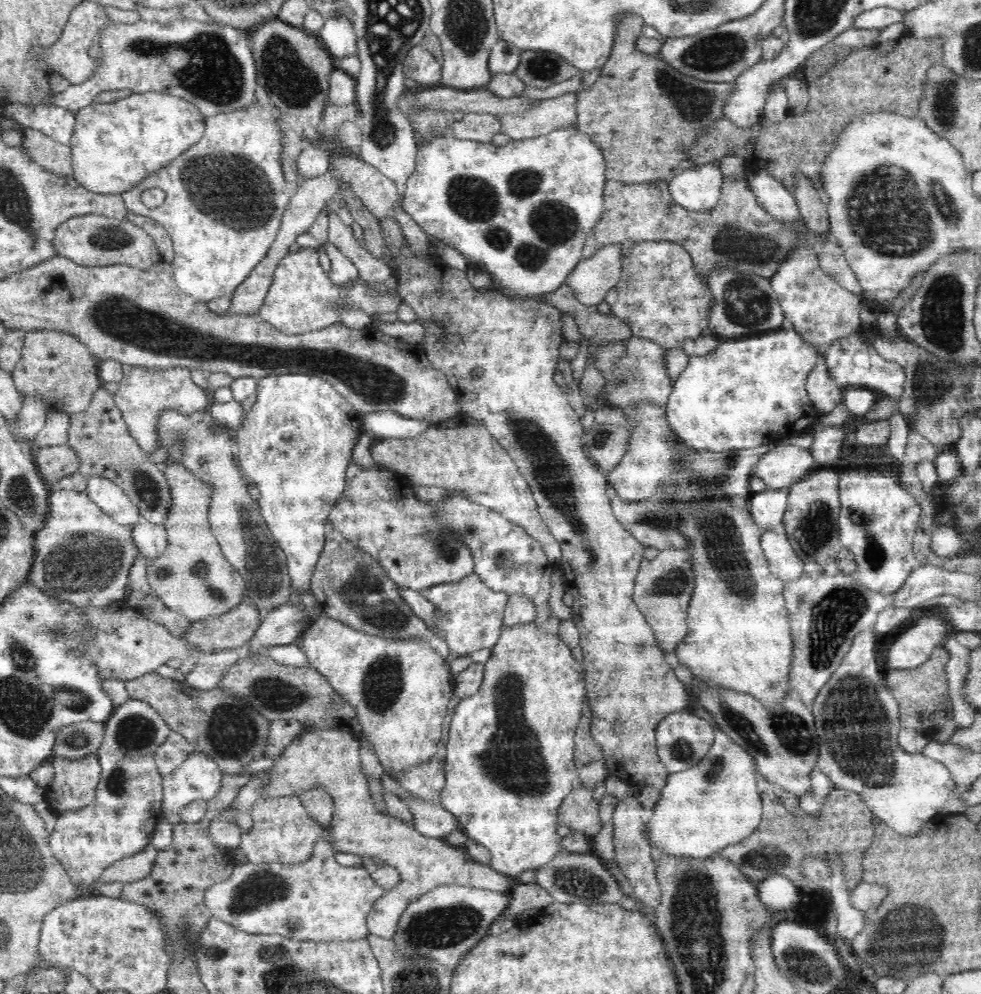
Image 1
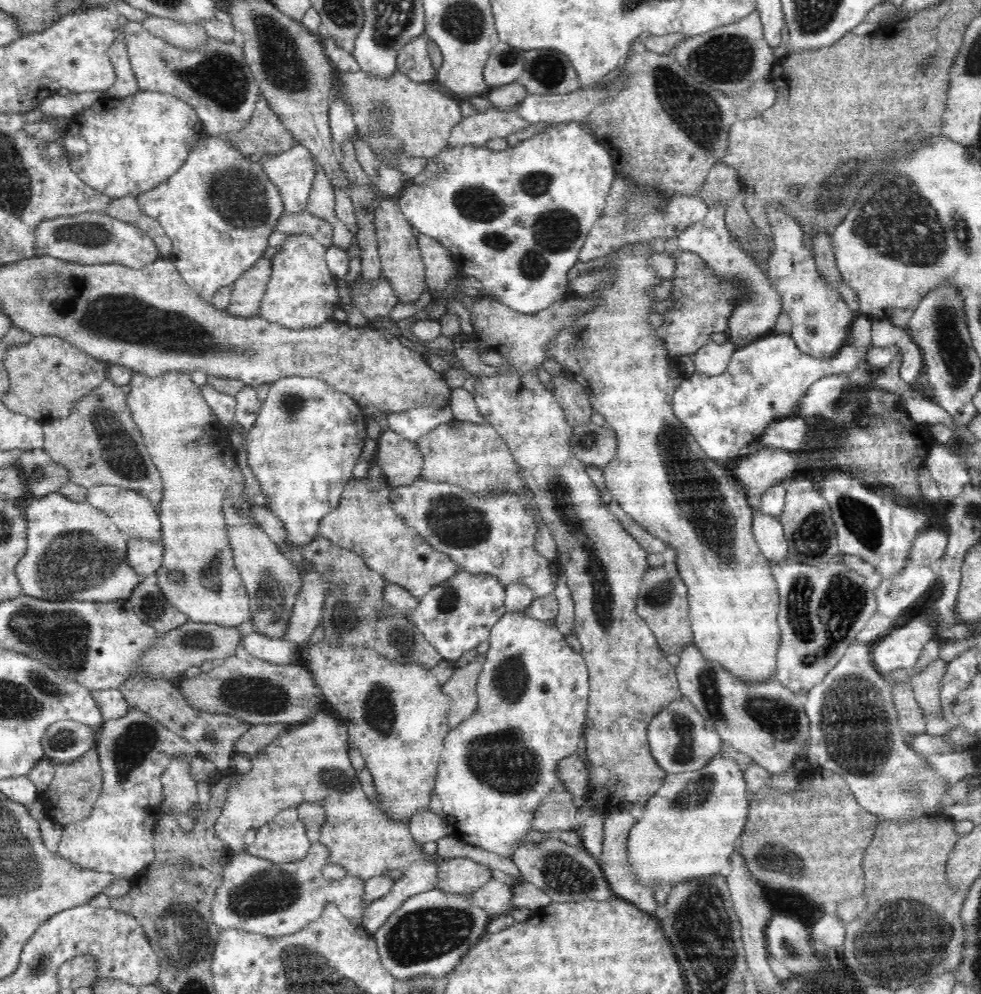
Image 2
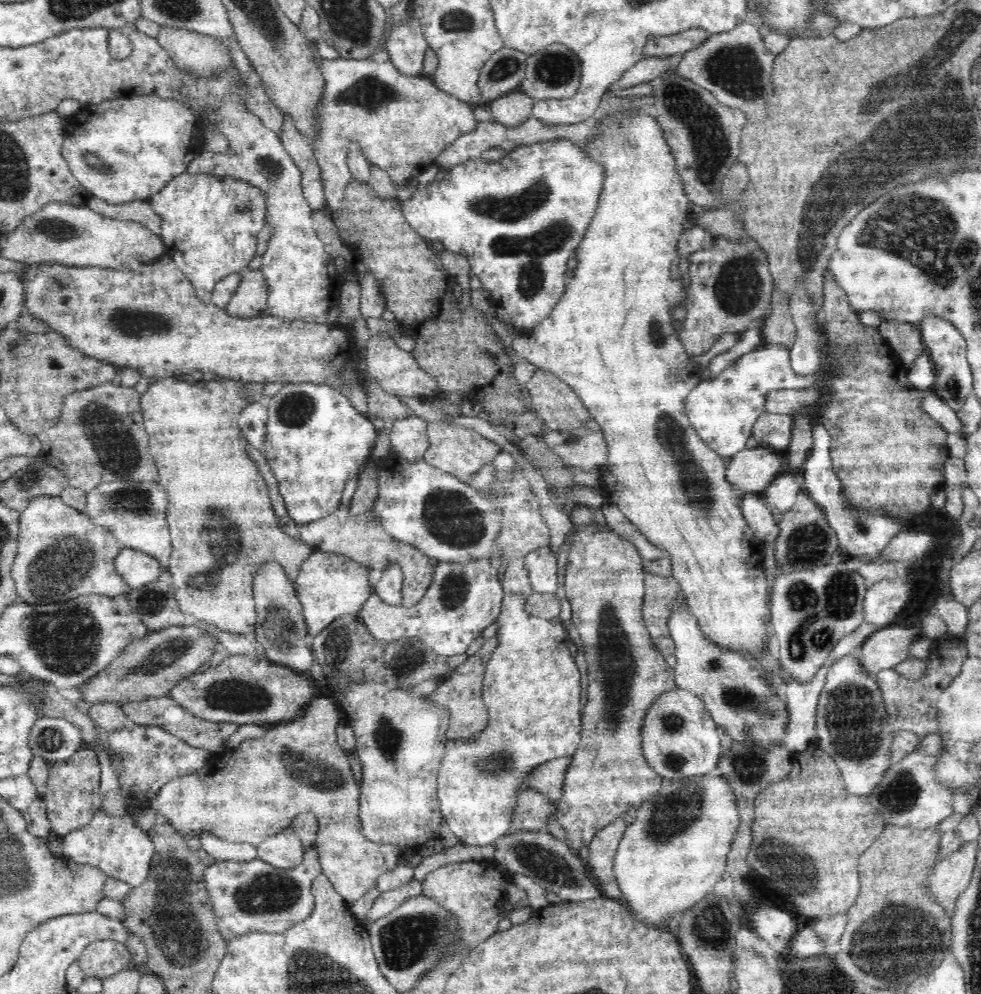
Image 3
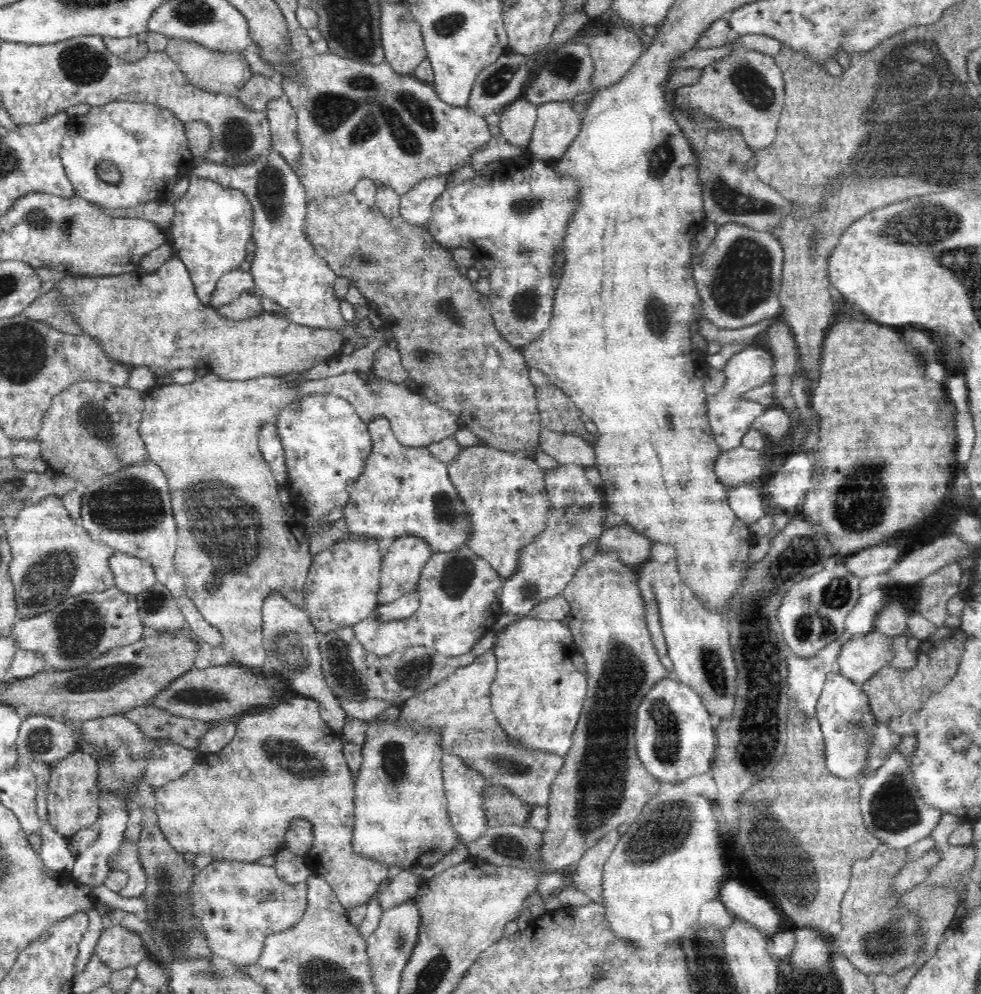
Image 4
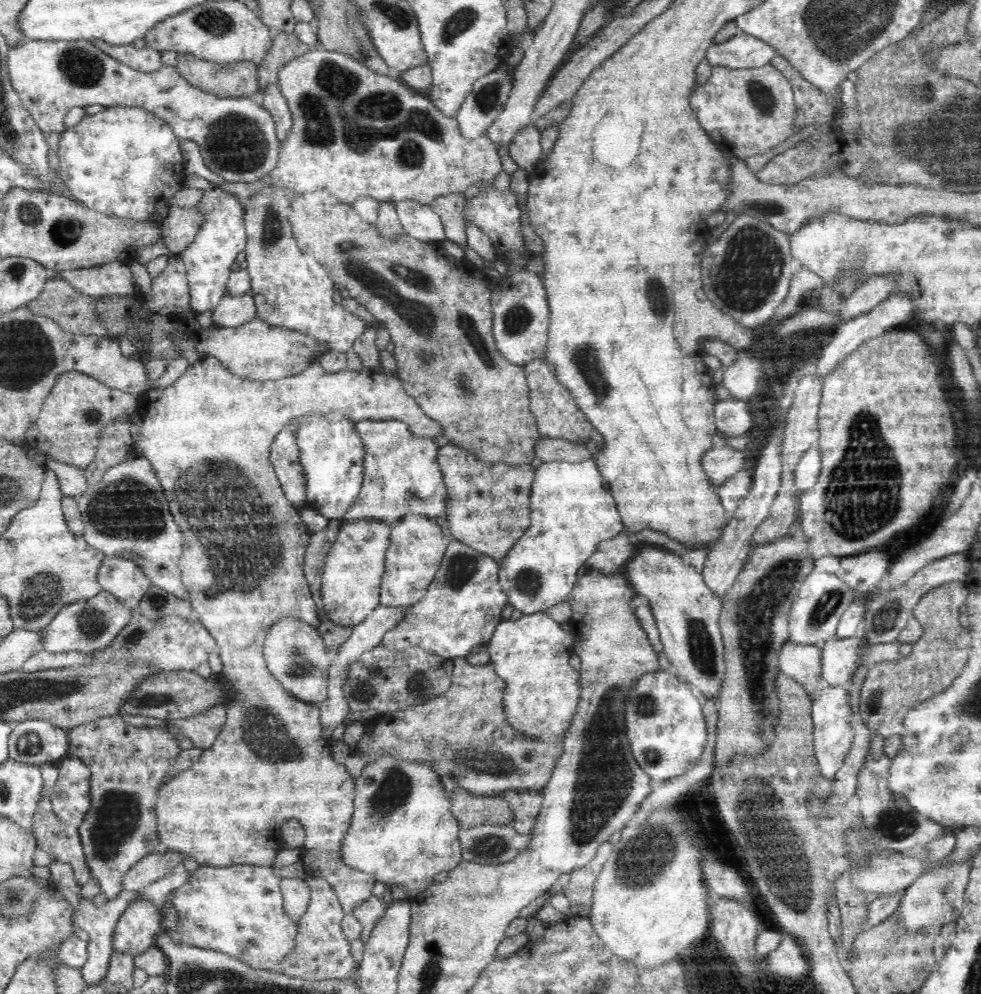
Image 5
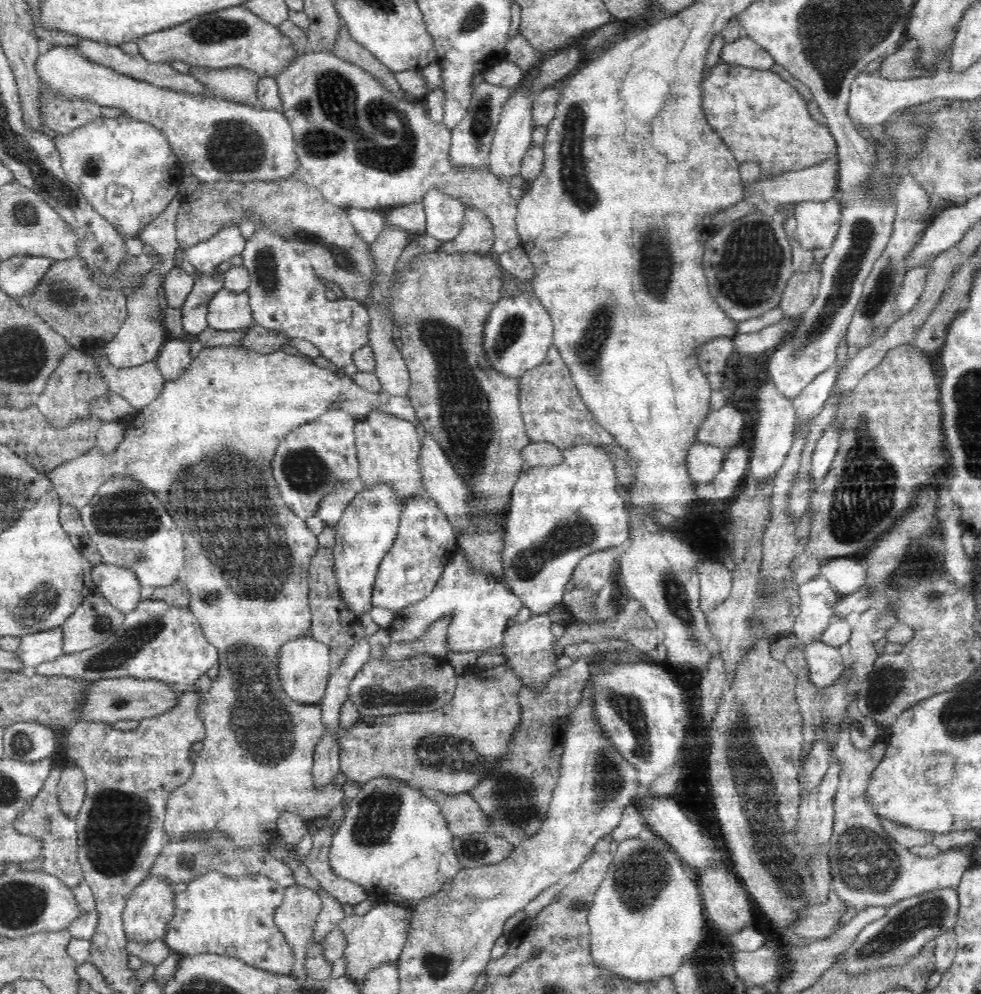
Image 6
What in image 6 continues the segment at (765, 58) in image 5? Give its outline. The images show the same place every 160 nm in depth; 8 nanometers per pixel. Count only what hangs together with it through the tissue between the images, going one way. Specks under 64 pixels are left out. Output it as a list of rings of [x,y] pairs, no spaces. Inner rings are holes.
[[[744,35],[730,44],[724,44],[720,57],[722,63],[756,70],[771,70],[775,66],[774,58]]]

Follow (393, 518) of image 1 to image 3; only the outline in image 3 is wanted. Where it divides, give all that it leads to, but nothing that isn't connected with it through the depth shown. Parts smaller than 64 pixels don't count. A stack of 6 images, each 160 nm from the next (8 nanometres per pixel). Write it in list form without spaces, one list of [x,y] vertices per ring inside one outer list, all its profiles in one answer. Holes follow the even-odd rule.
[[[350,505],[340,506],[326,518],[304,524],[298,523],[298,534],[301,540],[317,551],[346,555],[375,572],[385,569],[390,563],[398,563],[402,569],[401,606],[412,607],[421,602],[432,580],[436,561],[418,548],[390,537],[372,512],[350,516],[349,510]]]

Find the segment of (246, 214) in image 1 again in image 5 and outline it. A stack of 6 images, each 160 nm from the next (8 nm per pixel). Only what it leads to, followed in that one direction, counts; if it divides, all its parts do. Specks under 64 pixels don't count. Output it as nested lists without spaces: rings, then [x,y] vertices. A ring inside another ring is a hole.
[[[187,174],[184,186],[203,190],[203,198],[198,203],[198,209],[204,217],[204,222],[194,242],[191,242],[190,246],[180,253],[187,269],[190,306],[193,311],[201,313],[215,309],[227,293],[226,284],[232,273],[232,266],[236,262],[236,256],[245,250],[248,235],[245,229],[243,206],[233,194],[220,190],[218,185],[200,178],[197,174]]]

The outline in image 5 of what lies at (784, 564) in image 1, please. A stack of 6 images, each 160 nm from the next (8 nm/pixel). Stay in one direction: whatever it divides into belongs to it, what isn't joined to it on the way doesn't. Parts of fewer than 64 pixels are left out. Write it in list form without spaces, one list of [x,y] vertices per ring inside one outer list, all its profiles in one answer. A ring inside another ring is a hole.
[[[740,470],[738,474],[734,474],[732,478],[728,478],[724,484],[716,488],[716,492],[722,502],[722,507],[726,511],[725,515],[728,521],[738,510],[741,501],[750,494],[751,486],[751,470]]]

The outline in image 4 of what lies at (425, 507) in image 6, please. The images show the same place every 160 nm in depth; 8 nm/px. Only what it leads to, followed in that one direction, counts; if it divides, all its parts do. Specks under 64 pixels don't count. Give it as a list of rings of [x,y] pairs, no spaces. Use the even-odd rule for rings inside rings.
[[[414,537],[394,540],[381,562],[379,605],[418,591],[422,570],[434,553],[426,540]]]

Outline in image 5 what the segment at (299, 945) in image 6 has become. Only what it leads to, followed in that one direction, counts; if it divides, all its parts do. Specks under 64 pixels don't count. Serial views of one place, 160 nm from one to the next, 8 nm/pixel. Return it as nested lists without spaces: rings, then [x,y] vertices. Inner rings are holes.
[[[282,878],[280,888],[286,916],[296,923],[300,922],[310,904],[308,883],[301,878]]]

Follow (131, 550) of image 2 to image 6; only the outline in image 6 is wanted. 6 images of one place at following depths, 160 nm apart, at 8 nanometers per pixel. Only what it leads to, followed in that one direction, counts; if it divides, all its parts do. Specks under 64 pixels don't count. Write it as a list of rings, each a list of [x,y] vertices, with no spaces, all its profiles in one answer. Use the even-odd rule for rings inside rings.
[[[100,562],[93,567],[91,577],[97,591],[124,615],[133,612],[138,606],[143,588],[133,570]]]

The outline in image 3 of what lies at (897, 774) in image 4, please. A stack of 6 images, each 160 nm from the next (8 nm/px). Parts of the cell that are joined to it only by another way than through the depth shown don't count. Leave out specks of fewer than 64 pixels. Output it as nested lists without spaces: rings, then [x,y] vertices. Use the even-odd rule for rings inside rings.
[[[916,751],[907,754],[900,762],[892,766],[884,774],[884,778],[869,794],[867,804],[874,814],[877,814],[890,826],[906,828],[912,826],[918,830],[926,830],[930,826],[936,826],[942,820],[953,818],[953,792],[939,783],[935,775],[935,764],[938,757],[928,755],[924,751]]]

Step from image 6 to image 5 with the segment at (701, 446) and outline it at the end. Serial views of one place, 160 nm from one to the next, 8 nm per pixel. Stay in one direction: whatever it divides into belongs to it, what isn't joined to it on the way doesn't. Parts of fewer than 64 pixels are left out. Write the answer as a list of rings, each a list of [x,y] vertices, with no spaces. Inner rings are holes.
[[[714,446],[706,451],[702,457],[702,469],[712,484],[718,487],[746,466],[746,456],[743,450],[728,446]]]

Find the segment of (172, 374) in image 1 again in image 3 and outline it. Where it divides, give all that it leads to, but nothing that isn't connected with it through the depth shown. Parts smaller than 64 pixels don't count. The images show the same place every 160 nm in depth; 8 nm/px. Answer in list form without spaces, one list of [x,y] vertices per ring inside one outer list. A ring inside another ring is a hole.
[[[175,377],[160,378],[141,394],[140,407],[149,434],[149,451],[168,494],[166,520],[173,547],[168,571],[179,608],[195,622],[204,622],[223,632],[253,637],[257,618],[252,588],[254,574],[262,564],[275,562],[295,584],[302,562],[316,549],[280,529],[266,480],[248,455],[246,435],[238,425],[238,418],[248,404],[268,399],[261,391],[252,395],[242,388],[244,382],[226,377],[216,377],[210,382],[200,380],[195,384]]]

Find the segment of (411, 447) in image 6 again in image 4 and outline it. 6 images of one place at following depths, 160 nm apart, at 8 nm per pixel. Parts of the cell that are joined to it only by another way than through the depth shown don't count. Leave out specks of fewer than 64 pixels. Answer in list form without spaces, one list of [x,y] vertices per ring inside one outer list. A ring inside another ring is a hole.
[[[386,417],[368,421],[367,427],[373,447],[362,475],[350,484],[350,499],[343,509],[347,531],[380,540],[414,537],[426,540],[435,553],[468,547],[466,542],[472,534],[471,520],[450,481],[446,463],[430,454],[428,447],[402,446]]]

